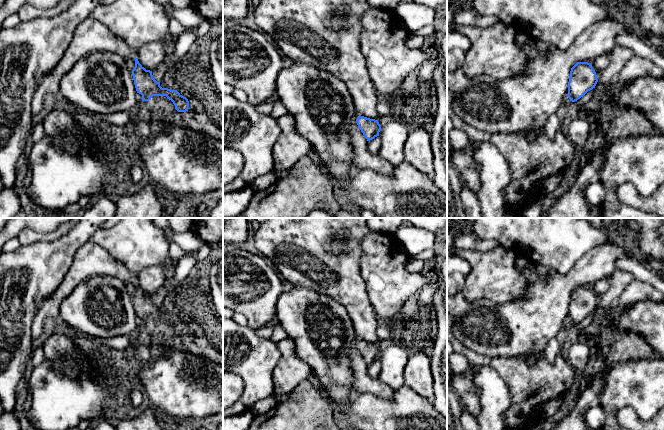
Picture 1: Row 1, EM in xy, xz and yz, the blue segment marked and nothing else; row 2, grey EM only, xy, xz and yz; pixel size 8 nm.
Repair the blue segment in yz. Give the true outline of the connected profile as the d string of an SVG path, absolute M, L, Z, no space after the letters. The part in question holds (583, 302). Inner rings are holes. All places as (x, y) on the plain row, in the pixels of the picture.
M577 286L570 295L568 322L572 326L577 325L595 312L597 306L597 299L592 289L588 286Z

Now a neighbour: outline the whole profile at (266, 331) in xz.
M267 324L261 328L256 329L256 333L262 338L271 339L273 334L273 329L274 329L273 325Z

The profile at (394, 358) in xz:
M391 344L381 350L379 361L382 364L378 379L393 390L404 385L404 368L408 362L409 354L401 346Z

